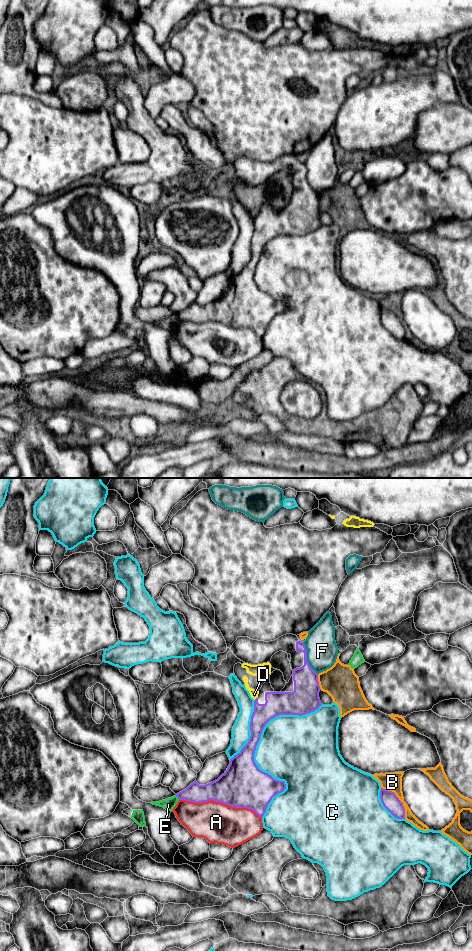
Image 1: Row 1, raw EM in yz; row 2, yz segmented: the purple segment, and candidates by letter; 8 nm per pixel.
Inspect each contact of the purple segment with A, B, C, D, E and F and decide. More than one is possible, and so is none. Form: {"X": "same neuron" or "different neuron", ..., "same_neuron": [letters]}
{"A": "different neuron", "B": "different neuron", "C": "different neuron", "D": "different neuron", "E": "different neuron", "F": "different neuron", "same_neuron": []}

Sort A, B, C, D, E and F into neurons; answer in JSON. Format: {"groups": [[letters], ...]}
{"groups": [["A"], ["B"], ["C"], ["D"], ["E"], ["F"]]}

